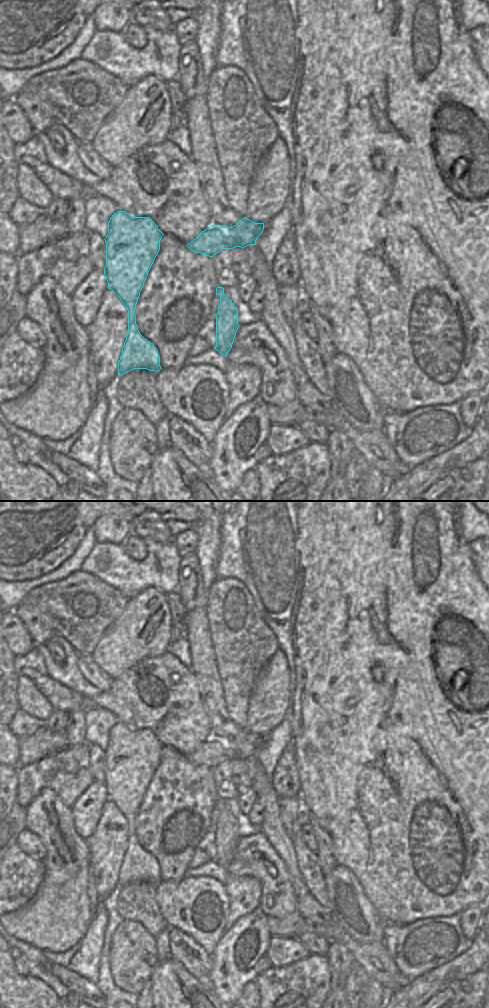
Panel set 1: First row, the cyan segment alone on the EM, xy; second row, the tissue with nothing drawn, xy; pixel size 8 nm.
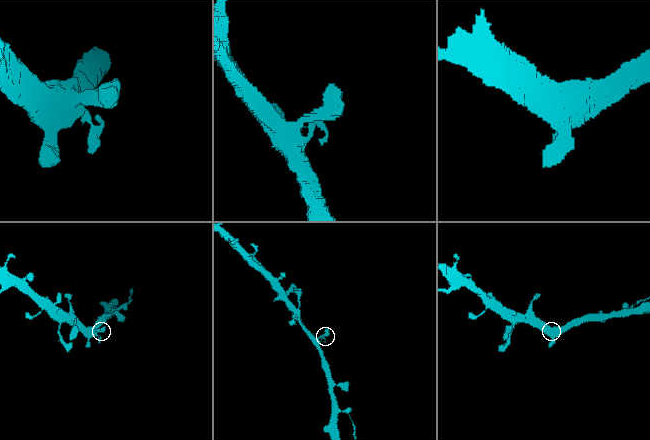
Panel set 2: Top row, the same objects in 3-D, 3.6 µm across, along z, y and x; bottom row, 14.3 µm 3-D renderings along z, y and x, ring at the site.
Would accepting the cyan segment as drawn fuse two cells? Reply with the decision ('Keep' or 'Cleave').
Keep.

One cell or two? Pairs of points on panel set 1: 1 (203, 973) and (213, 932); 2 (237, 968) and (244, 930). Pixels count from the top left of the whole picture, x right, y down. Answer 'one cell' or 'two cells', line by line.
1: two cells
2: one cell

